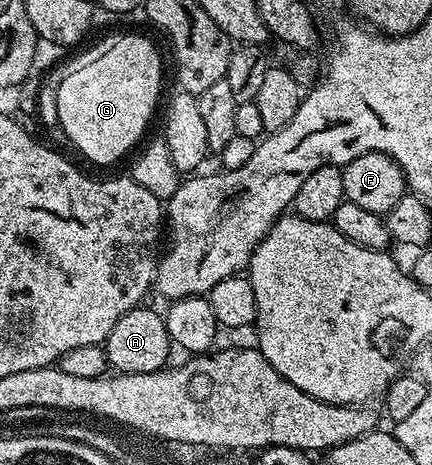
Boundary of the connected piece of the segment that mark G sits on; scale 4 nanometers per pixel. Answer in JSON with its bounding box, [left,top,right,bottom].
[57,36,163,164]

